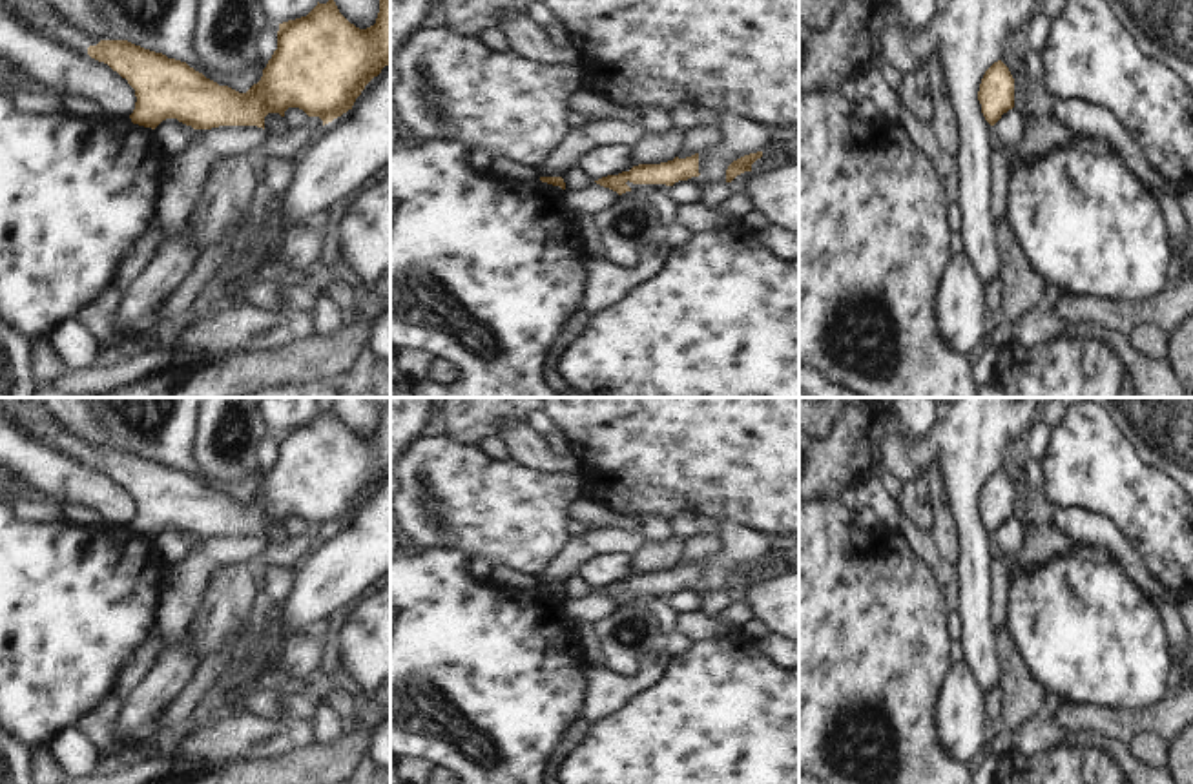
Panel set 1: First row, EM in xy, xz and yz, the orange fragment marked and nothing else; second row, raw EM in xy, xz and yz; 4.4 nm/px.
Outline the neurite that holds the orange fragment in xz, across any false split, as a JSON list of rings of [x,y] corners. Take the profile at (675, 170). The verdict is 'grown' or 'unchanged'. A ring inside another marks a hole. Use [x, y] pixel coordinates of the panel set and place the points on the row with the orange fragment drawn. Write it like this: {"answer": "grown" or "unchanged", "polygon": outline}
{"answer": "unchanged", "polygon": [[[699,153],[673,160],[660,162],[660,164],[638,164],[633,166],[629,171],[622,171],[618,175],[607,175],[598,181],[596,184],[617,191],[618,195],[631,191],[626,184],[628,181],[633,184],[666,184],[673,186],[679,181],[688,181],[691,177],[699,177]]]}

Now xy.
{"answer": "grown", "polygon": [[[2,0],[11,11],[31,27],[53,35],[57,40],[73,46],[91,58],[108,64],[135,89],[135,109],[130,115],[133,124],[155,129],[166,119],[212,129],[219,126],[257,126],[265,129],[265,117],[288,108],[299,108],[308,117],[319,117],[323,126],[352,109],[365,86],[390,64],[390,0],[379,0],[376,24],[359,29],[337,9],[334,0],[319,4],[296,20],[279,24],[277,49],[263,69],[263,77],[246,93],[206,78],[186,62],[168,58],[135,46],[128,40],[100,40],[93,33],[77,27],[64,15],[53,9],[47,0]]]}

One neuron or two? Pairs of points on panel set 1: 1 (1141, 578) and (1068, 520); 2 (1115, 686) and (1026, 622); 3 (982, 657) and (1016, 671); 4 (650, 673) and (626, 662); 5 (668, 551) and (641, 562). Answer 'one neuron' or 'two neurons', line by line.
1: one neuron
2: one neuron
3: two neurons
4: two neurons
5: one neuron

